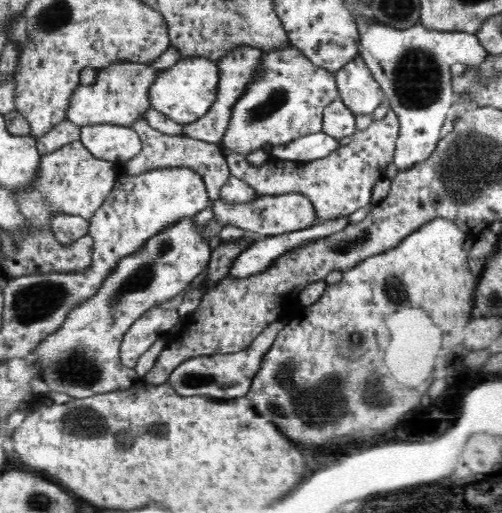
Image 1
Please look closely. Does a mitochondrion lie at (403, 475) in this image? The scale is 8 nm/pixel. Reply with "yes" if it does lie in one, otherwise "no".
no

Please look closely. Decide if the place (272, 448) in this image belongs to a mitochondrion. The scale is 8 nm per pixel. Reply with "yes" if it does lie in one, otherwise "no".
no

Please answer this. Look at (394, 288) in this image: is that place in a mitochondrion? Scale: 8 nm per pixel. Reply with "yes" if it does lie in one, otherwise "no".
yes

